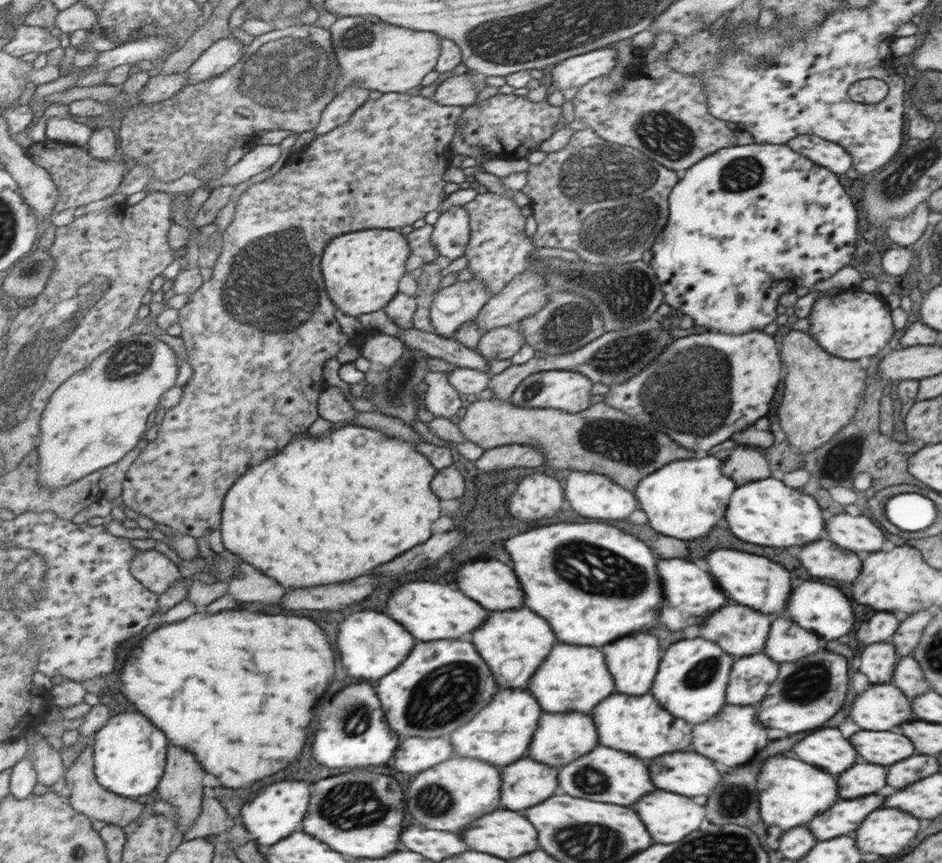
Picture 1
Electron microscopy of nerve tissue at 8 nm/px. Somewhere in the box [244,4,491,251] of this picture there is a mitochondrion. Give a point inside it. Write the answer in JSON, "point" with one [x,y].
{"point":[350,39]}

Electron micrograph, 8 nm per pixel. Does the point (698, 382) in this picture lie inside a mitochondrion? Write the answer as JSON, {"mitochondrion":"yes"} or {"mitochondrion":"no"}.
{"mitochondrion":"yes"}

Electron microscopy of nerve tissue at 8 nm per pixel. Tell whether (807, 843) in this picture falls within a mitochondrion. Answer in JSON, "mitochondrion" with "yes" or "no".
{"mitochondrion":"no"}

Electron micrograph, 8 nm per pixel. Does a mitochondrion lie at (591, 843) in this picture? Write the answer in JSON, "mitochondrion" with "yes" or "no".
{"mitochondrion":"yes"}

